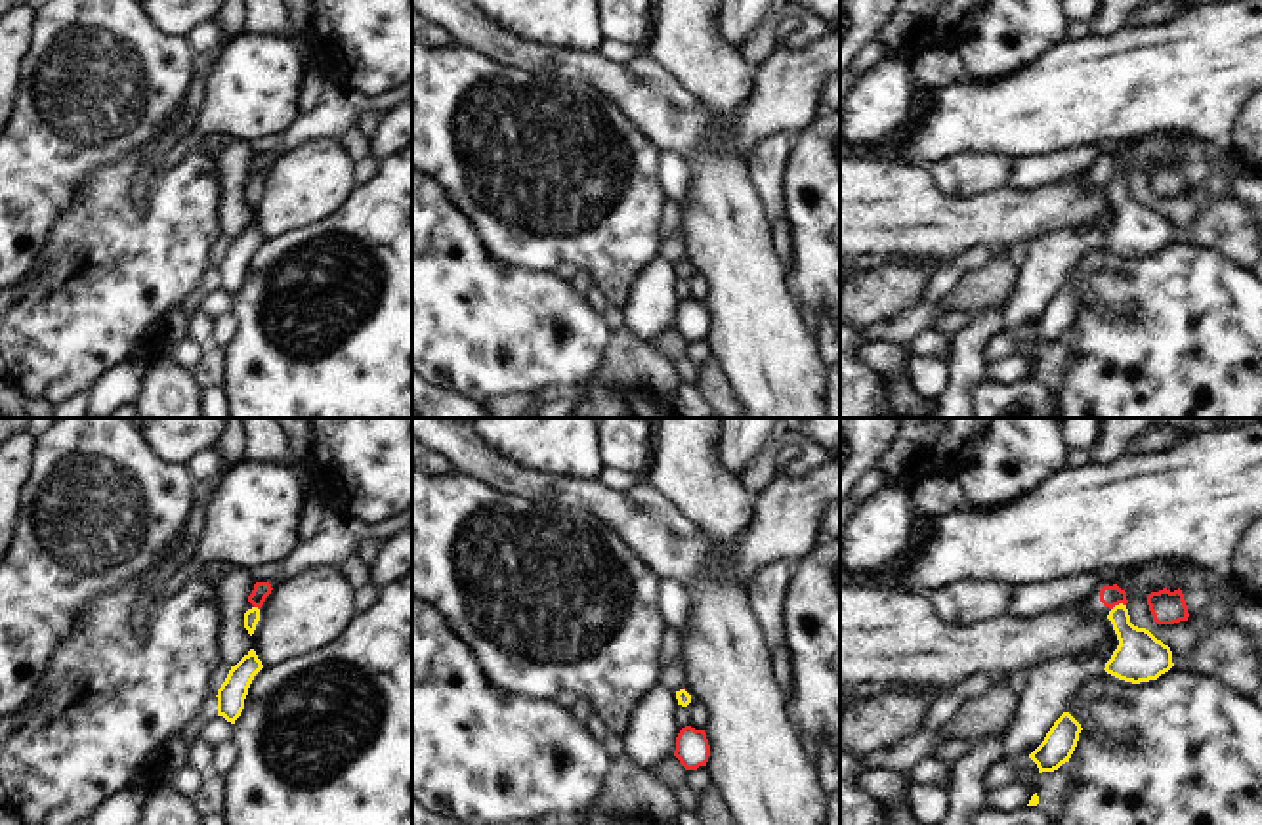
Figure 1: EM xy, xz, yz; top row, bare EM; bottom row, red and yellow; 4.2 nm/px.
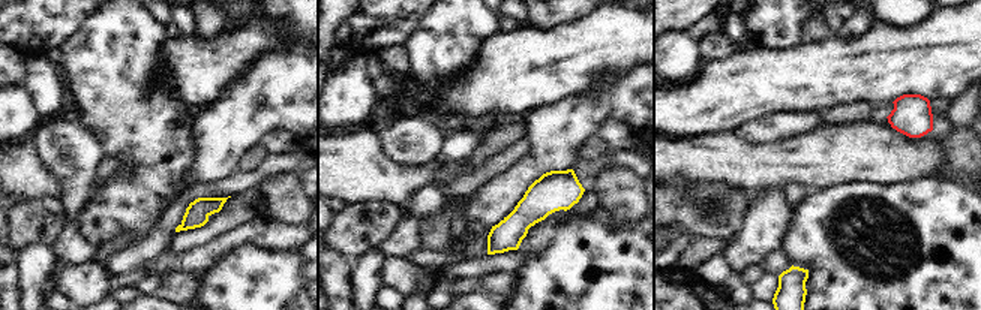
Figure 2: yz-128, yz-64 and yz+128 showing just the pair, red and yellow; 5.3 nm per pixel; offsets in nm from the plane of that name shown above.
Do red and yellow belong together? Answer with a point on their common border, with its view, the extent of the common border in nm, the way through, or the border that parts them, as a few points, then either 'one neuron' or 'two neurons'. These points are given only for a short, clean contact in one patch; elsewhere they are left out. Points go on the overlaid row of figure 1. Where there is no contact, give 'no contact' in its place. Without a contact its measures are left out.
yz (1117, 604) | 70 nm | across yz (1110, 596), (1117, 604), (1138, 657) | one neuron

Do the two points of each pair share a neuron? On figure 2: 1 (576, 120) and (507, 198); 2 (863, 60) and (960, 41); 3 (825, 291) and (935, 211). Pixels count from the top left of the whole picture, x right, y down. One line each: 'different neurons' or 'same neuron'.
1: same neuron
2: same neuron
3: same neuron

